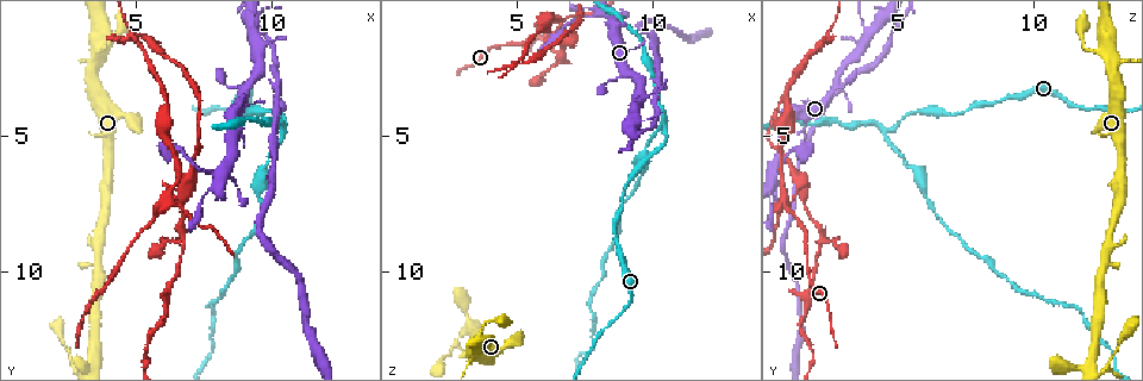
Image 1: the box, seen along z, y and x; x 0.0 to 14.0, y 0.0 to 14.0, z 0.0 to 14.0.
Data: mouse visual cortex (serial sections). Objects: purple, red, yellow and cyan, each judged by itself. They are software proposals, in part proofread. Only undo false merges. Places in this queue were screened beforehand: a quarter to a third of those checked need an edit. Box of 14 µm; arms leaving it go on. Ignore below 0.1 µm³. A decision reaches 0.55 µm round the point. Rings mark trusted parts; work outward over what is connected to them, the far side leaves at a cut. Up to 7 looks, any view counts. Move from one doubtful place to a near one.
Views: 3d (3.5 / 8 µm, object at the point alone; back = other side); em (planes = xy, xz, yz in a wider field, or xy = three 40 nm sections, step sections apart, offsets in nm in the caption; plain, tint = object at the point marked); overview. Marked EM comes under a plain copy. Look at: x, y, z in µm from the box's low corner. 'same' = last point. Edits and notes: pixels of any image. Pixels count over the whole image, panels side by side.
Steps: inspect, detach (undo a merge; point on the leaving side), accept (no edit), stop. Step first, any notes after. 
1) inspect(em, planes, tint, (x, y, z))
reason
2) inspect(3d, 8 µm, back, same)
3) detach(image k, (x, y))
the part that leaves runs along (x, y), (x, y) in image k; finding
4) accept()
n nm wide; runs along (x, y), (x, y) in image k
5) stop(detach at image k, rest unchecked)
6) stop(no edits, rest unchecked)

inspect(3d, 8 µm, (5.1, 1.5, 2.3))
arms part here

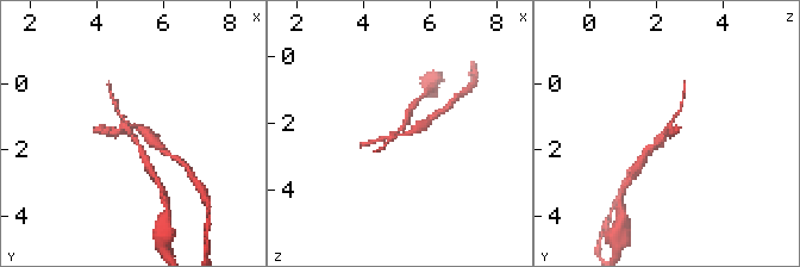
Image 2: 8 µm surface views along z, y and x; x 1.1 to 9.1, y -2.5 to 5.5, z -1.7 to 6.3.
inspect(3d, 3.5 µm, (5.1, 1.4, 2.3))
closer look

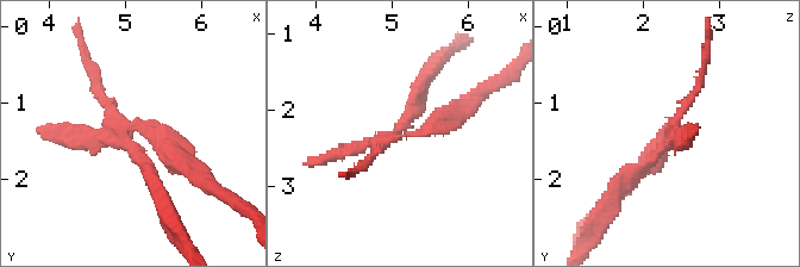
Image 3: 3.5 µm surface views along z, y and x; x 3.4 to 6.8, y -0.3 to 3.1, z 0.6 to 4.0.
inspect(em, planes, tint, (5.00, 1.50, 2.25))

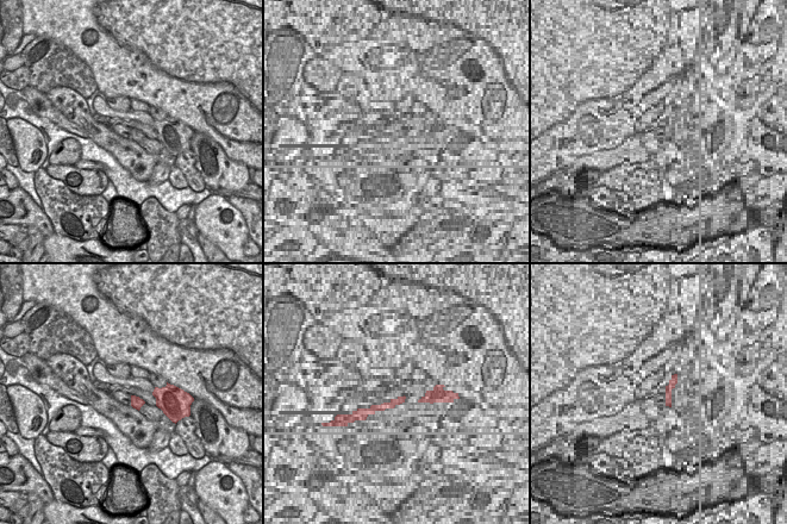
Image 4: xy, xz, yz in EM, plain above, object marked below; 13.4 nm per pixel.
detach(image 3, (175, 141))
the part that leaves runs along (126, 142), (137, 130), (156, 135), (214, 190) in image 3; two cells meet here

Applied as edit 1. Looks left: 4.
inspect(3d, 3.5 µm, (10.4, 4.8, 4.5))
three-way junction

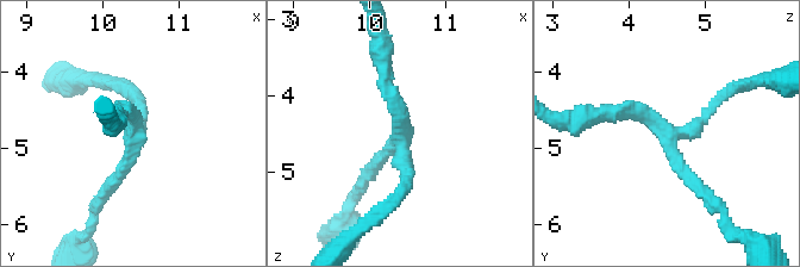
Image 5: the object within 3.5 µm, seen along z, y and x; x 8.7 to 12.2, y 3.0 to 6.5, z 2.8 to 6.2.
inspect(em, xy, step 3, tint, (10.35, 4.80, 4.60))
3 arms; arms of 150, 150, 200 nm

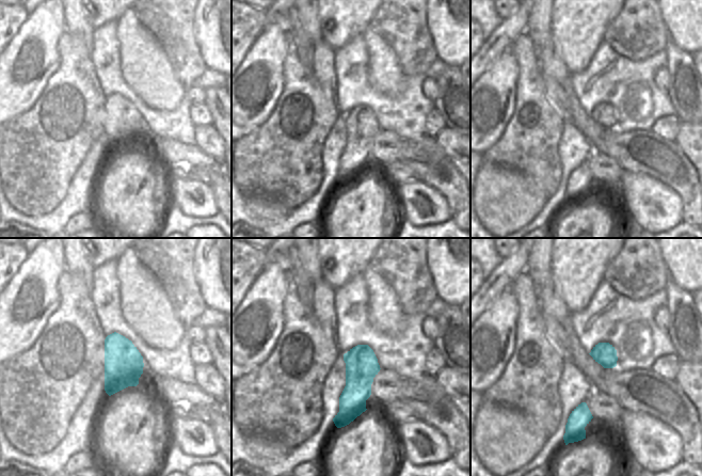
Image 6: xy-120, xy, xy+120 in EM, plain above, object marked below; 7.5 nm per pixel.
inspect(em, planes, tint, same)

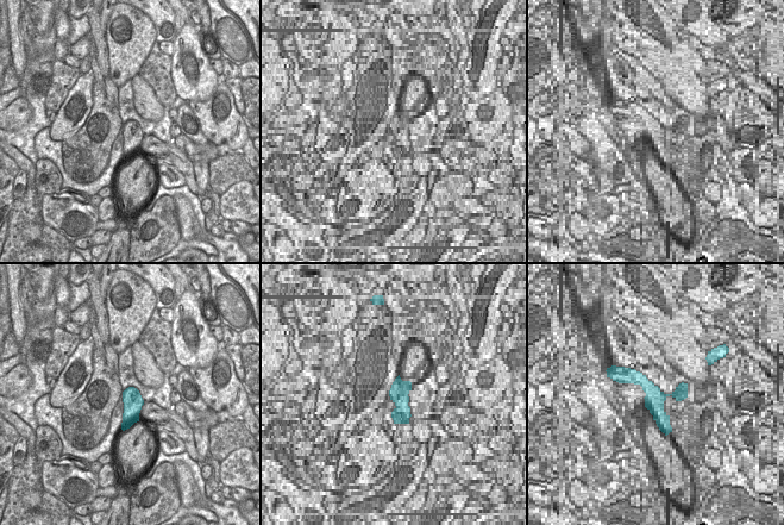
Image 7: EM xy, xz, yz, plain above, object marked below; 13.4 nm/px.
accept()
runs along (733, 87), (669, 138), (706, 193) in image 5; all the same cell

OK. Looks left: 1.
stop(detach at image 3, rest unchecked)

